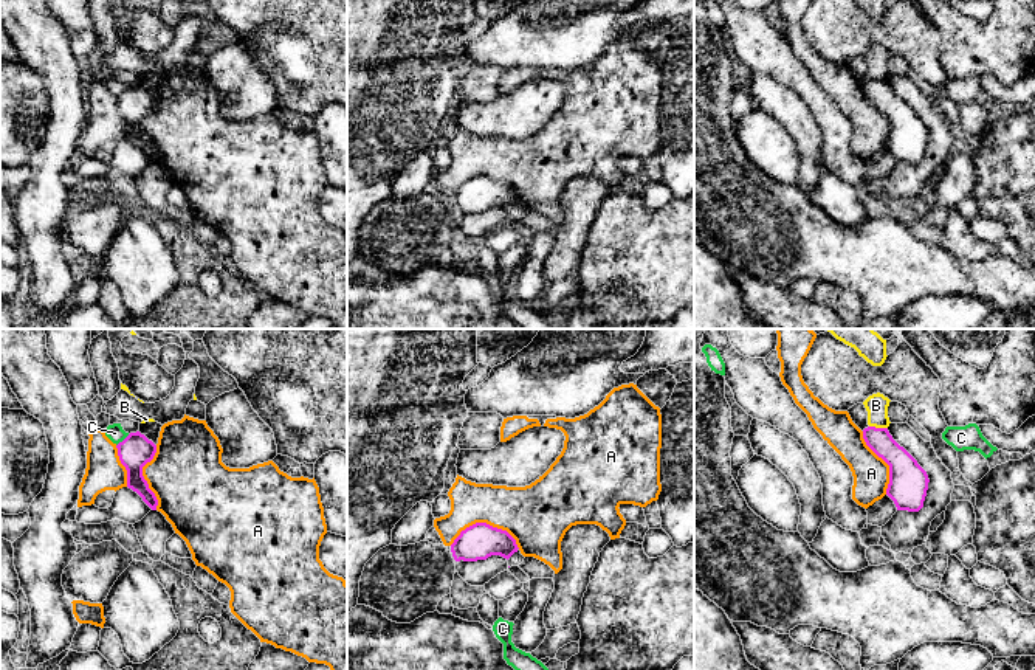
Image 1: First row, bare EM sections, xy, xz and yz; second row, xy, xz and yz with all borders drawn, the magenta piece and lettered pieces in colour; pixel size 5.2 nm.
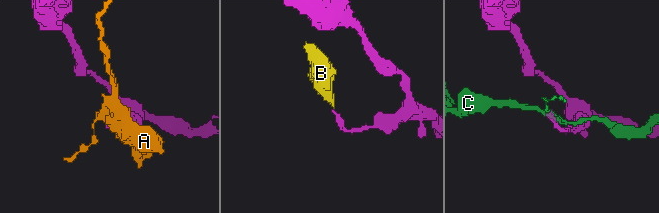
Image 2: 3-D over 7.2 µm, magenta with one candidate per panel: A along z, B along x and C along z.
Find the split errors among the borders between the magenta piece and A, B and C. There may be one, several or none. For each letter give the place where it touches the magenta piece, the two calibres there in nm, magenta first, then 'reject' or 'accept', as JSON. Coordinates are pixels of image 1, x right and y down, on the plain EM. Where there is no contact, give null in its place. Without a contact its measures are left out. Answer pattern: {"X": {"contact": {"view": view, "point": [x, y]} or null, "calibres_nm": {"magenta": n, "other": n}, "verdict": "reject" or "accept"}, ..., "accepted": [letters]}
{"A": {"contact": {"view": "xz", "point": [485, 176]}, "calibres_nm": {"magenta": 190, "other": 300}, "verdict": "reject"}, "B": {"contact": {"view": "yz", "point": [879, 81]}, "calibres_nm": {"magenta": 160, "other": 120}, "verdict": "reject"}, "C": {"contact": {"view": "xy", "point": [124, 92]}, "calibres_nm": {"magenta": 170, "other": 90}, "verdict": "reject"}, "accepted": []}

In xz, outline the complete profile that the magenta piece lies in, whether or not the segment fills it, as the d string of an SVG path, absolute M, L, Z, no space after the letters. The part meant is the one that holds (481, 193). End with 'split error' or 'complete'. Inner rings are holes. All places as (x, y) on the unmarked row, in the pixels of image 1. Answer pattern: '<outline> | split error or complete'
M487 175L466 180L451 197L456 214L487 212L491 208L500 208L508 212L518 202L516 192L507 183Z | complete

